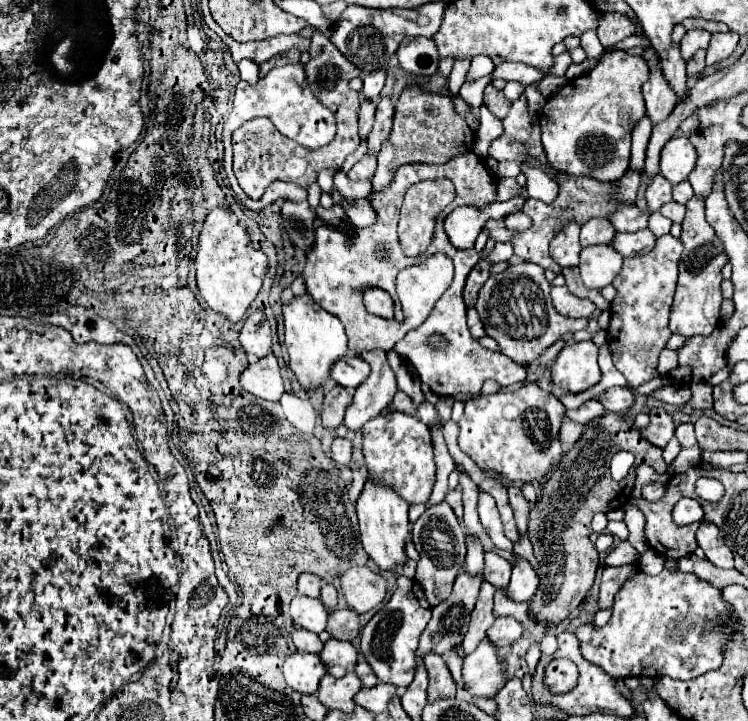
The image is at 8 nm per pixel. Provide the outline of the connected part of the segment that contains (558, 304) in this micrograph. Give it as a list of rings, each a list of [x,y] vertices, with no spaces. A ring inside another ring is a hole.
[[[566,285],[552,287],[552,301],[554,301],[556,311],[564,317],[590,317],[596,309],[596,305],[592,301],[572,295],[566,289]]]

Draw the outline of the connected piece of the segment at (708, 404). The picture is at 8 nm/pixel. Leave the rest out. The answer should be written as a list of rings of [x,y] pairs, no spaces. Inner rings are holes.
[[[692,383],[692,409],[712,409],[712,387],[706,383]]]

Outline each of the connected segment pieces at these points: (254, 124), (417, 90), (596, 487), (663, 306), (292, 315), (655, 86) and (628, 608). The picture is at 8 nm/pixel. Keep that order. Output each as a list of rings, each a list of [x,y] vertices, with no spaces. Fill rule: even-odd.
[[[314,33],[312,45],[310,45],[310,63],[304,67],[306,69],[306,79],[320,103],[328,107],[338,121],[338,133],[330,144],[316,151],[306,149],[298,143],[294,143],[287,137],[280,135],[268,119],[252,119],[246,121],[242,127],[238,127],[232,133],[232,149],[234,149],[234,173],[240,183],[240,187],[252,197],[260,199],[264,189],[270,185],[270,181],[282,179],[282,181],[292,181],[300,187],[308,187],[316,181],[318,173],[326,167],[340,169],[346,155],[358,149],[360,145],[360,135],[358,135],[358,119],[356,111],[360,107],[360,97],[356,91],[348,87],[350,79],[360,77],[362,71],[356,69],[332,43],[326,35]]]
[[[408,85],[398,97],[396,111],[394,111],[394,127],[390,131],[388,141],[382,143],[378,151],[378,169],[374,175],[374,191],[384,189],[394,169],[406,163],[414,163],[410,159],[416,159],[416,163],[446,163],[458,153],[470,151],[474,145],[474,131],[468,127],[466,119],[454,111],[452,97],[442,93],[432,93],[422,89],[420,85]]]
[[[604,413],[586,423],[582,437],[564,451],[564,457],[550,473],[550,477],[542,485],[542,493],[530,511],[528,517],[528,539],[534,545],[534,555],[540,561],[540,587],[532,599],[532,615],[544,623],[558,623],[566,619],[586,597],[590,591],[596,569],[600,563],[600,555],[590,539],[592,527],[590,521],[594,513],[608,513],[612,509],[624,507],[630,499],[636,467],[646,463],[654,467],[656,473],[666,473],[668,465],[662,459],[662,449],[652,447],[640,431],[622,415]],[[618,451],[632,451],[636,455],[636,463],[630,473],[622,481],[614,481],[610,477],[610,459]]]
[[[672,235],[658,237],[656,247],[650,253],[624,259],[620,275],[612,281],[618,295],[610,305],[612,321],[608,329],[608,347],[616,369],[628,379],[630,387],[638,387],[658,377],[658,355],[672,337],[672,331],[668,329],[668,313],[676,289],[680,255],[680,239]]]
[[[304,293],[282,305],[284,319],[284,343],[290,355],[290,369],[306,389],[316,389],[330,377],[330,367],[348,353],[348,339],[342,321],[316,305],[316,301]]]
[[[646,47],[642,57],[650,65],[650,77],[642,85],[642,93],[644,93],[644,101],[646,101],[646,115],[650,117],[652,123],[658,123],[672,113],[678,97],[676,97],[676,93],[672,93],[672,87],[668,85],[662,69],[658,65],[660,59],[654,53],[654,49]]]
[[[636,571],[626,585],[616,595],[612,617],[604,627],[594,627],[592,623],[580,625],[576,629],[576,637],[580,643],[582,657],[602,667],[616,679],[626,677],[672,677],[672,679],[696,679],[712,669],[722,665],[722,645],[726,643],[726,635],[732,629],[726,629],[728,621],[732,621],[728,605],[722,601],[722,591],[712,587],[706,581],[700,581],[692,573],[682,571],[662,571],[658,575],[642,575]]]

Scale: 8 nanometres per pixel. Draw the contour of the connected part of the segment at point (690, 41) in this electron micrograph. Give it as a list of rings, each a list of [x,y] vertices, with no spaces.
[[[692,29],[692,31],[688,31],[684,35],[684,39],[680,41],[680,49],[682,49],[684,59],[688,61],[698,49],[706,49],[708,41],[710,41],[710,33],[708,31],[704,31],[704,29]]]

